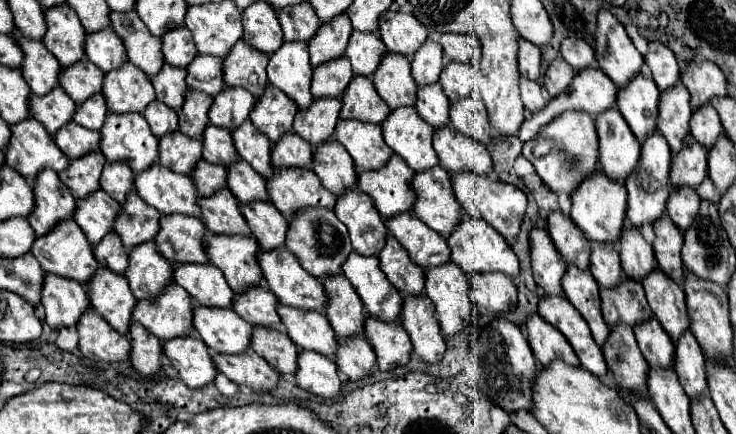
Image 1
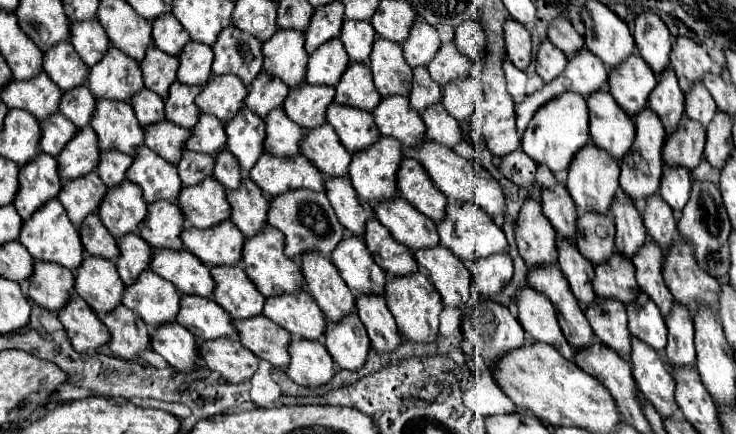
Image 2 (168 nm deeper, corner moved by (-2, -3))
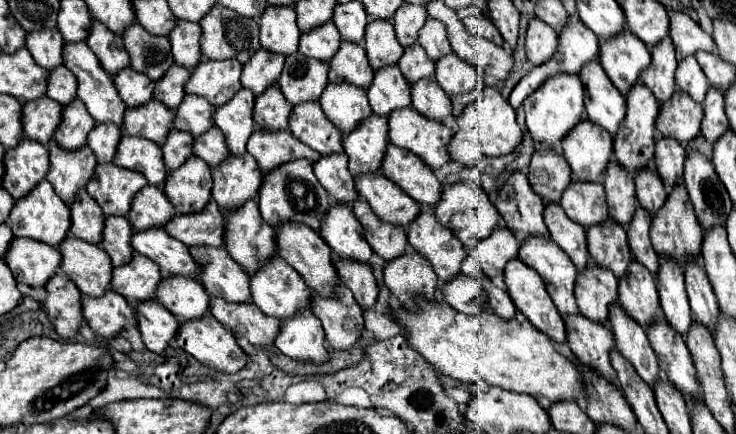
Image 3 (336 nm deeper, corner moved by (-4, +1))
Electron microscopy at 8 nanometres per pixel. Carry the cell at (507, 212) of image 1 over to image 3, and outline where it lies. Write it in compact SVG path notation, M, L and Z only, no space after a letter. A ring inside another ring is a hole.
M396 110L390 118L390 142L404 148L412 150L420 160L424 160L426 166L432 170L442 168L444 164L452 162L448 154L448 142L452 140L454 130L424 118L416 110Z

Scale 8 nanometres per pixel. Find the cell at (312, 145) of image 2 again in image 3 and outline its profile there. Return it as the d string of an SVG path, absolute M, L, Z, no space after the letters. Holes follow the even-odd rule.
M306 102L294 106L290 118L290 132L294 138L314 148L318 154L344 154L342 132L322 114L318 102Z

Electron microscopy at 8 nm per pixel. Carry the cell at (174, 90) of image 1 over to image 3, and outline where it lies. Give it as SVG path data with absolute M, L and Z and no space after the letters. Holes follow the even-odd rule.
M132 24L122 38L132 60L130 66L136 72L146 74L150 80L160 80L166 74L168 66L174 64L168 38L150 36L140 24Z

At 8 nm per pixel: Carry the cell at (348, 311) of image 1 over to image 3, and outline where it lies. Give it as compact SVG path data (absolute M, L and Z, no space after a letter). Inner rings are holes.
M288 222L280 226L276 232L276 244L278 244L278 254L304 278L304 282L318 294L318 296L332 296L338 286L338 274L332 262L332 250L326 246L322 236L314 232L310 226Z

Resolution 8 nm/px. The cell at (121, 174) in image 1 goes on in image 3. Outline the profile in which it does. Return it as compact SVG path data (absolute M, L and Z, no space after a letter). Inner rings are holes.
M98 124L88 134L88 146L96 154L98 164L110 164L112 162L120 138L122 138L120 130L116 126L112 126L112 124Z

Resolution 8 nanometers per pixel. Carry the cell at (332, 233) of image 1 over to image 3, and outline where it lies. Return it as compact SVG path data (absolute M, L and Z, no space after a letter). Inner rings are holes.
M294 160L276 168L272 174L268 174L268 178L264 176L258 192L258 206L264 222L268 222L272 228L282 226L284 222L300 222L320 232L322 218L328 214L332 204L326 190L312 174L312 164L308 164L308 160Z

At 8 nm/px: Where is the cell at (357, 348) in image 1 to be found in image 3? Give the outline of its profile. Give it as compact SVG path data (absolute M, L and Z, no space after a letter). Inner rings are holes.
M344 284L338 286L332 298L312 296L312 312L322 322L326 340L334 350L350 350L362 338L362 308Z

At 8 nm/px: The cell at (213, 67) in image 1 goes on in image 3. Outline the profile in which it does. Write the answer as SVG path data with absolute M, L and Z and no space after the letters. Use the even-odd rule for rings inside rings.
M178 22L168 36L172 44L172 56L178 66L194 70L202 60L200 54L200 26L194 22Z

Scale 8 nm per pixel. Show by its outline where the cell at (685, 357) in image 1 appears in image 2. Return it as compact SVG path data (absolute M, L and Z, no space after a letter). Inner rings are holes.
M676 302L670 314L666 316L666 328L668 328L668 344L664 348L666 362L670 366L694 366L696 352L690 310Z

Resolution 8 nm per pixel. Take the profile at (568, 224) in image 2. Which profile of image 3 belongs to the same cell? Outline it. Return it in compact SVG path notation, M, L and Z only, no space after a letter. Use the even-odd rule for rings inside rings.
M536 150L530 162L528 180L532 190L546 202L558 204L562 192L568 188L570 166L564 156L556 150Z

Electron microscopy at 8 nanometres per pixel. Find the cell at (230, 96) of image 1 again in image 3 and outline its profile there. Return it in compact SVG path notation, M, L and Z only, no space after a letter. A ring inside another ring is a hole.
M204 60L200 62L184 90L206 98L214 108L228 104L240 86L242 64L236 60Z

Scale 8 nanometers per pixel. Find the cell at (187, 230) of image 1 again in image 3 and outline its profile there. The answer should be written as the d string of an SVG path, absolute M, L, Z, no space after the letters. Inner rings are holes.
M144 186L140 194L136 194L132 200L128 220L134 226L134 230L164 228L174 214L174 206L168 202L162 188Z

